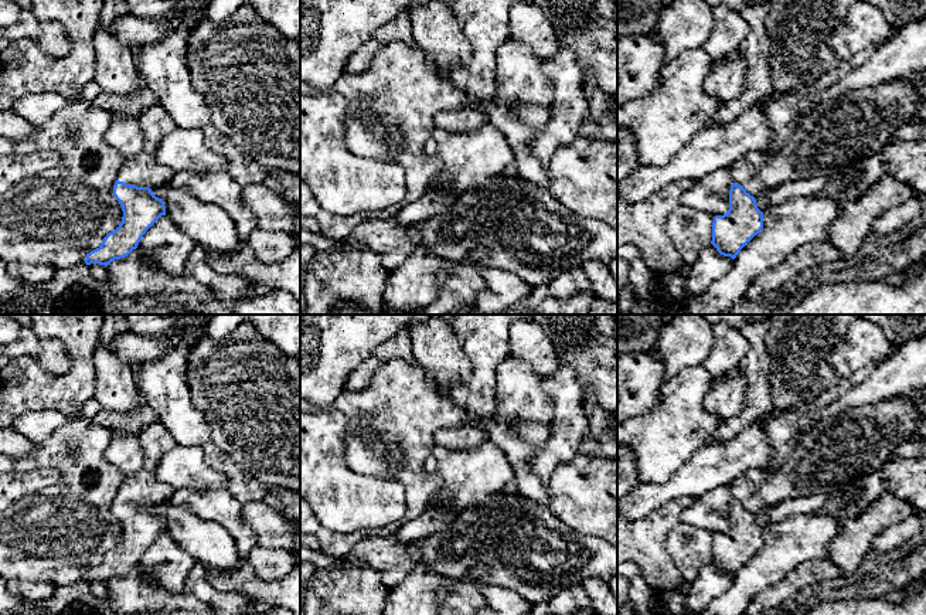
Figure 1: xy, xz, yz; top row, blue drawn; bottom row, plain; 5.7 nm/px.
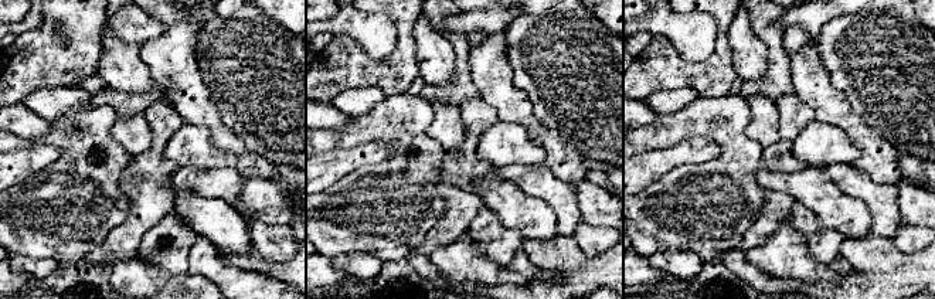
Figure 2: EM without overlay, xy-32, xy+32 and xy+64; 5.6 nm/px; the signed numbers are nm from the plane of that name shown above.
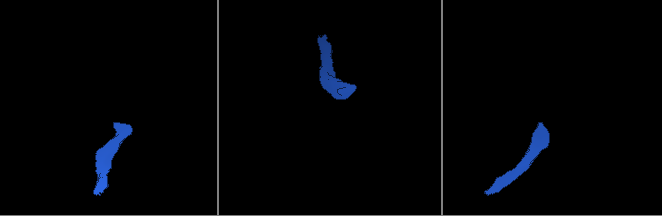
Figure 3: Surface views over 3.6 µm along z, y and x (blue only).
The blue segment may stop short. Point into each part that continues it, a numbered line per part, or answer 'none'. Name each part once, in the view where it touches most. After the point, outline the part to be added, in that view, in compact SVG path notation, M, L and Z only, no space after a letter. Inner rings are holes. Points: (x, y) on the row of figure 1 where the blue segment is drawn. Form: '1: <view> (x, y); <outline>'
1: xy (155, 122); M159 103L146 108L137 119L144 136L144 147L139 156L125 160L118 180L130 186L153 188L168 183L173 177L170 169L157 164L156 152L160 142L174 130L177 125Z

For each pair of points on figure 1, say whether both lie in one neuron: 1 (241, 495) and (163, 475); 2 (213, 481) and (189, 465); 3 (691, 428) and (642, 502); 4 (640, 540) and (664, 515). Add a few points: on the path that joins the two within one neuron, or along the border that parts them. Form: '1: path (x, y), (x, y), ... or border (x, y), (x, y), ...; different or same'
1: border (206, 461), (227, 479), (227, 488); different
2: path (207, 478), (200, 476), (194, 471); same
3: border (683, 464), (666, 481), (640, 483); different
4: path (646, 534), (660, 520); same

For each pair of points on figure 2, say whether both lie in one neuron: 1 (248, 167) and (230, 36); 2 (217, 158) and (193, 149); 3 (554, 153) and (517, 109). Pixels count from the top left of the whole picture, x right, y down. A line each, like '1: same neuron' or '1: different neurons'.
1: different neurons
2: same neuron
3: same neuron

